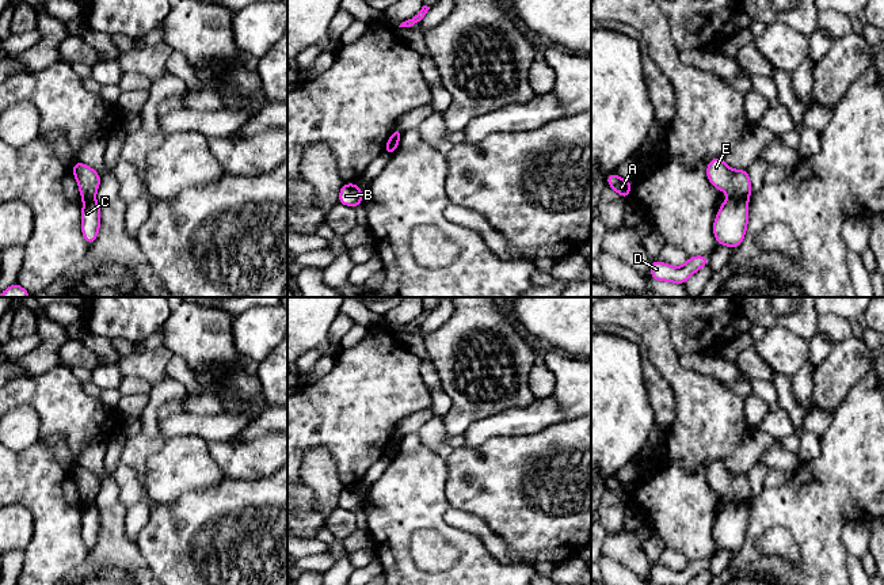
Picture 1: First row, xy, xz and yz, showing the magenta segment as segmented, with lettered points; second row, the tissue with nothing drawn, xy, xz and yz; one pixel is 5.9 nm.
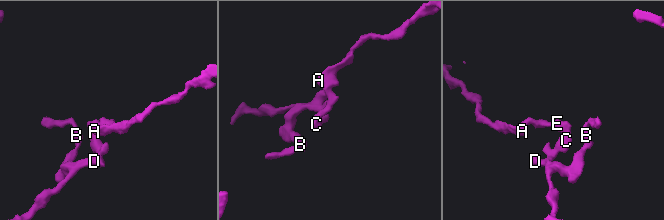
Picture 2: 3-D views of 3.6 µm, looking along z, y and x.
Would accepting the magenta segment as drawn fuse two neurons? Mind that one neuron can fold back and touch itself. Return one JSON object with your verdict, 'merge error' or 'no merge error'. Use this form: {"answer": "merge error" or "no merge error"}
{"answer": "merge error"}

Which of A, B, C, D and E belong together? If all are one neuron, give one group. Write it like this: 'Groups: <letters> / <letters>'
Groups: A E / B C D

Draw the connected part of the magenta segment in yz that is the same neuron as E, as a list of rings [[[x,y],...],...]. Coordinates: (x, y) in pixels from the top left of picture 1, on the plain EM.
[[[715,461],[706,470],[706,480],[719,495],[728,495],[735,504],[750,504],[752,494],[747,472],[734,475],[723,461]]]

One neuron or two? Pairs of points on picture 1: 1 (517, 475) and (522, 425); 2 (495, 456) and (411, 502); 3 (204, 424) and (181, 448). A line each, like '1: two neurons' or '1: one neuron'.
1: two neurons
2: two neurons
3: two neurons

